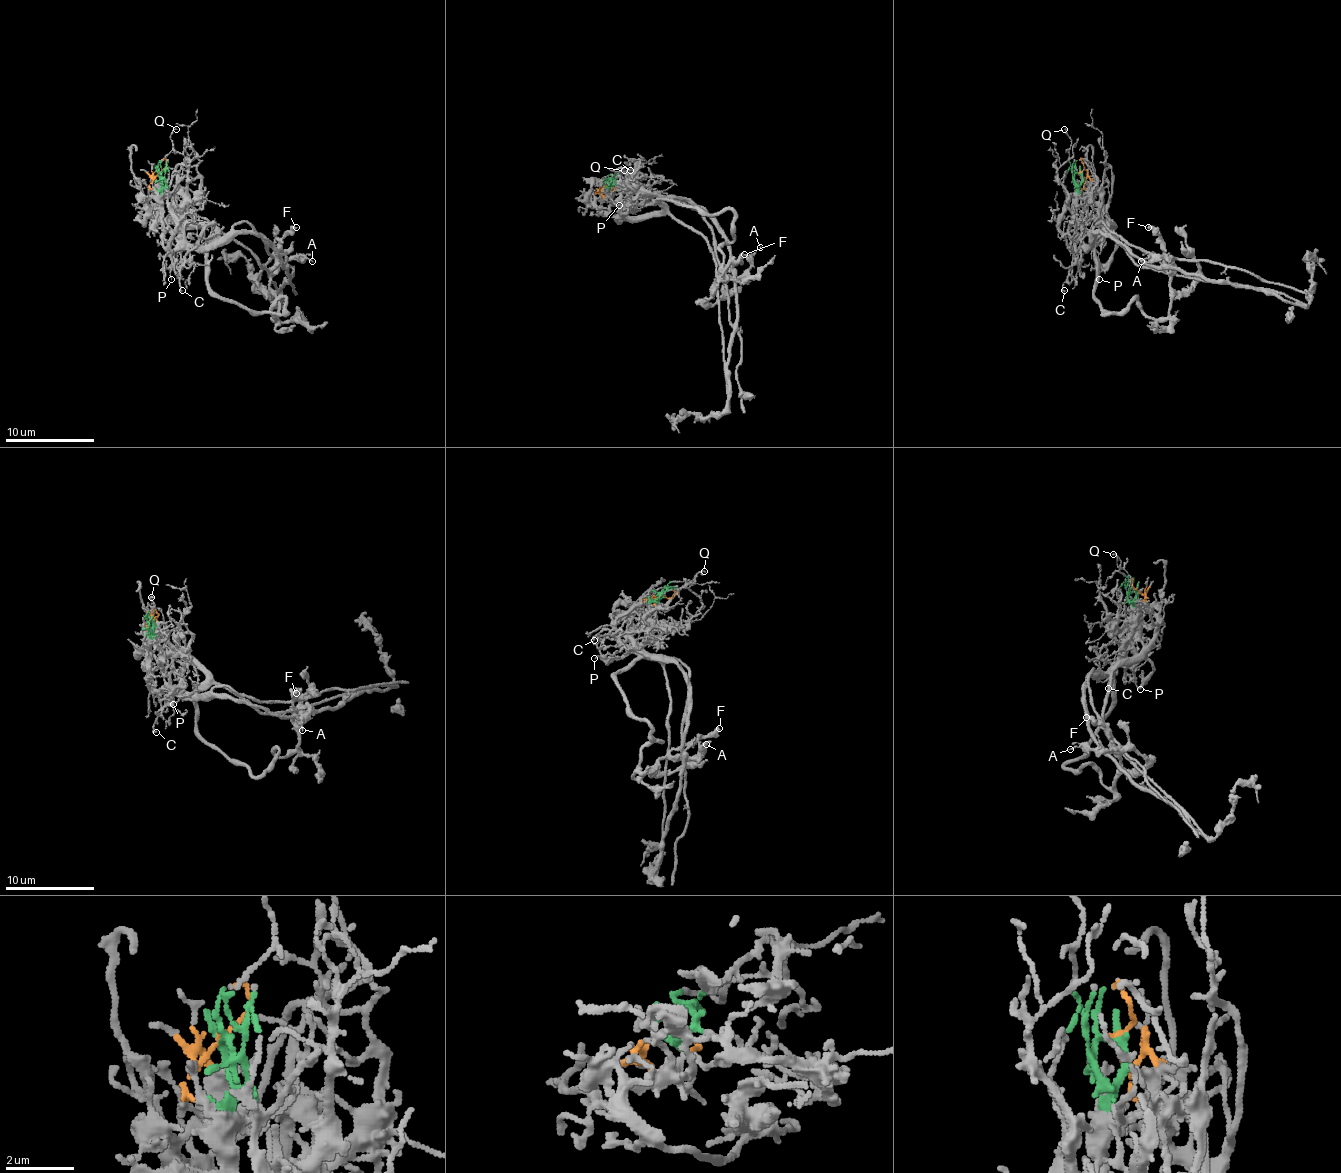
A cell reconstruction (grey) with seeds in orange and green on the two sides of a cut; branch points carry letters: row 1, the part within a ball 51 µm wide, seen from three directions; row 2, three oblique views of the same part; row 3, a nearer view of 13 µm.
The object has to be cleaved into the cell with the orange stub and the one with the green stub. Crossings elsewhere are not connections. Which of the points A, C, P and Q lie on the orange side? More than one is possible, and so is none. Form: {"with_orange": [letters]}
{"with_orange": ["A", "P"]}

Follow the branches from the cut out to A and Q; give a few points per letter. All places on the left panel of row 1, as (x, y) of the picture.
A: (158, 173), (145, 195), (145, 202), (163, 217), (185, 224), (216, 224), (270, 269), (303, 258), (312, 262)
Q: (158, 173), (172, 148), (169, 137), (176, 128)

